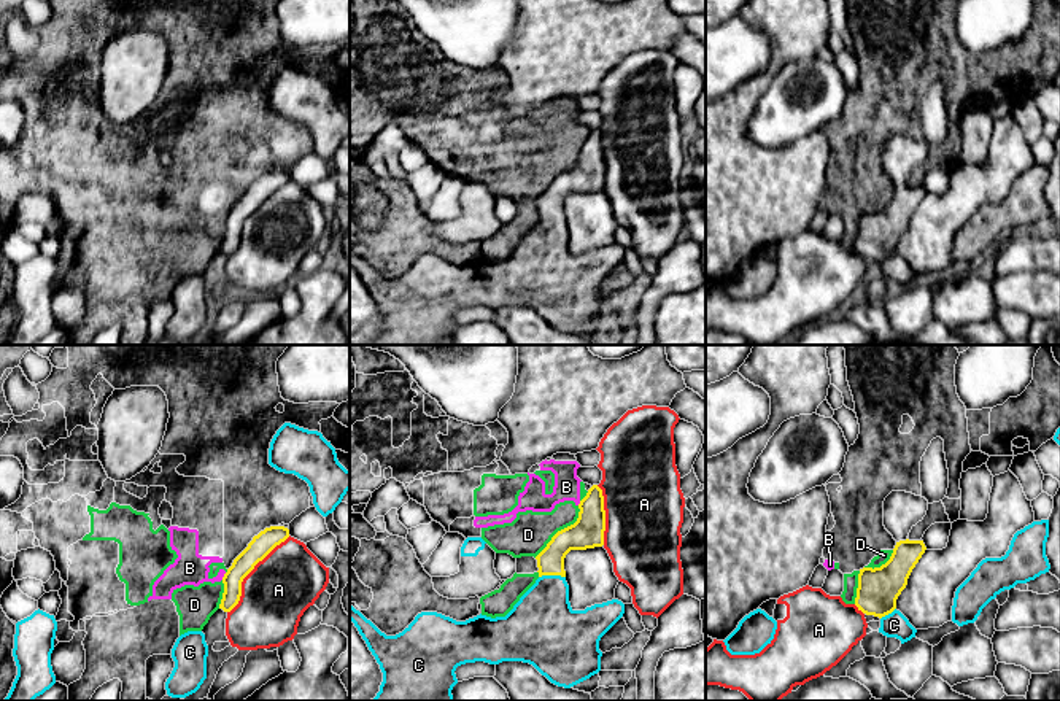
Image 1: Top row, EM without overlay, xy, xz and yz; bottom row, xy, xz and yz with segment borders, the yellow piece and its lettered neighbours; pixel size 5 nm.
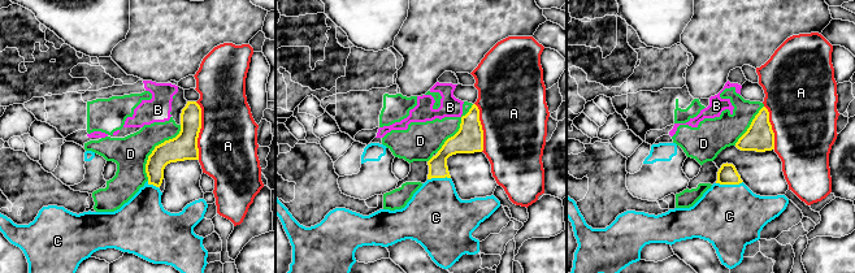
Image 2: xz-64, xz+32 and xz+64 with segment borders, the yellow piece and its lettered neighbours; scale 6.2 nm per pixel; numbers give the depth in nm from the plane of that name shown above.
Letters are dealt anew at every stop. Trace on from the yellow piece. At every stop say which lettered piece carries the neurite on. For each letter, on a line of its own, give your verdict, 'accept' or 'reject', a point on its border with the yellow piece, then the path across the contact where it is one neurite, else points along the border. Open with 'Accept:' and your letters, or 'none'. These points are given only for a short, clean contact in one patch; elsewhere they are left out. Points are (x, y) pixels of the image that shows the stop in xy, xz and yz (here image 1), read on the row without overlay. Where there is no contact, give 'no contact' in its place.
Accept: C
A: reject; meets yellow in xy at (250, 215)
B: reject; meets yellow in xy at (224, 220); border along xy (226, 216), (221, 223)
C: accept; meets yellow in xz at (552, 218)
D: reject; meets yellow in xz at (561, 174)

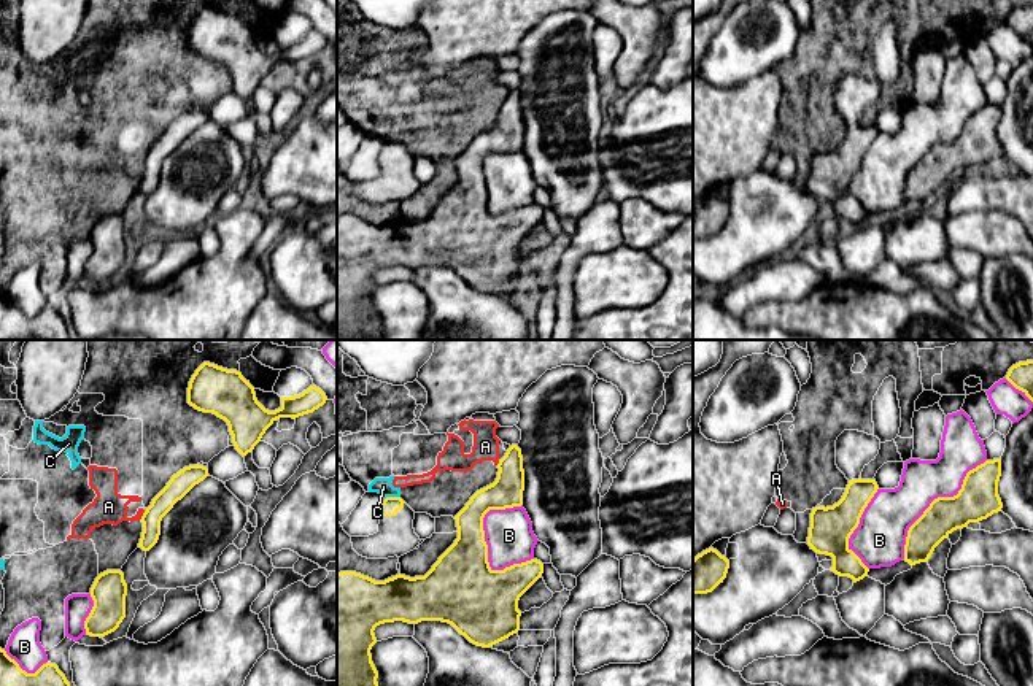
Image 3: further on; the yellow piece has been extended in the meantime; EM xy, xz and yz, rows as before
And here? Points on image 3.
Accept: none
A: reject; meets yellow in xy at (143, 159); border along xy (145, 156), (140, 162)
B: reject; meets yellow in xz at (482, 169)
C: reject; meets yellow in xz at (391, 142)

